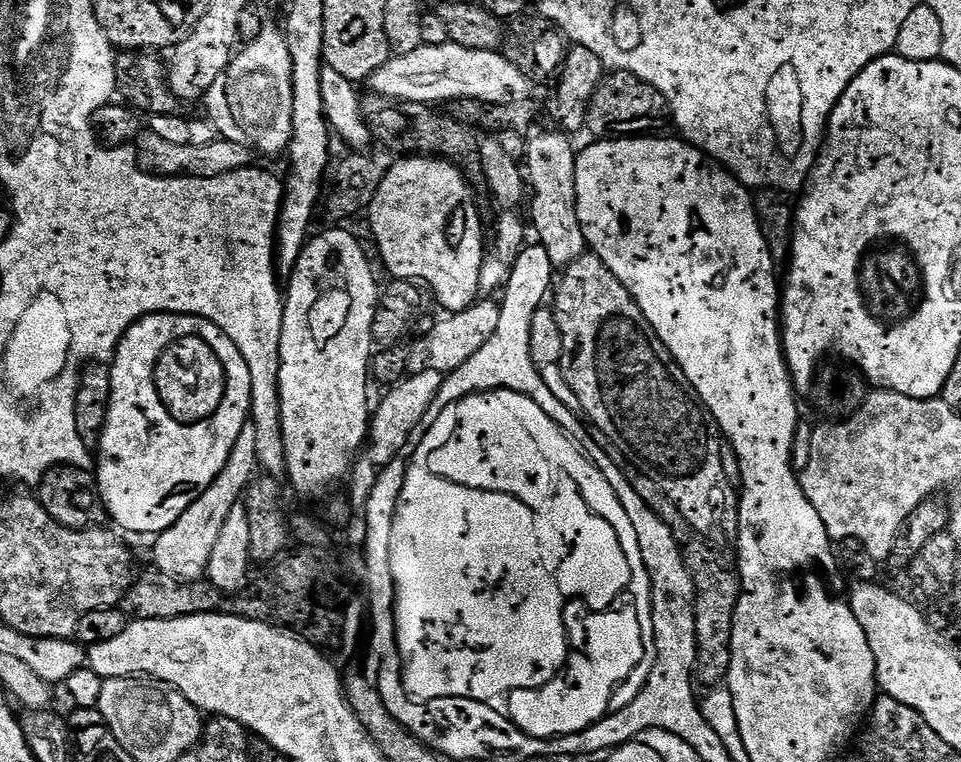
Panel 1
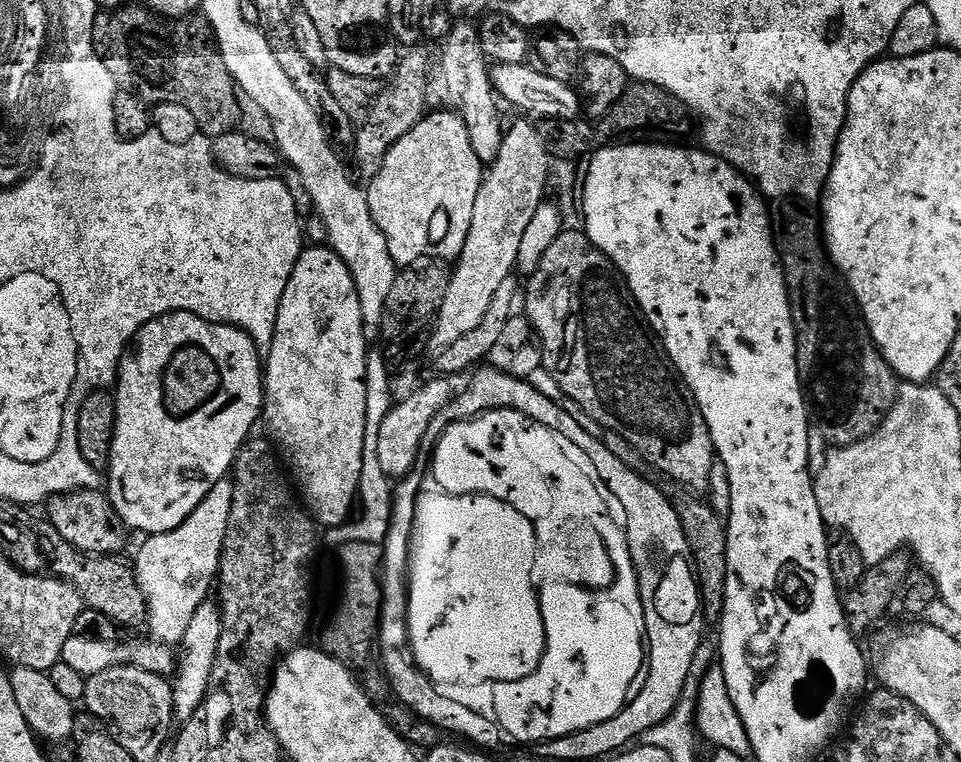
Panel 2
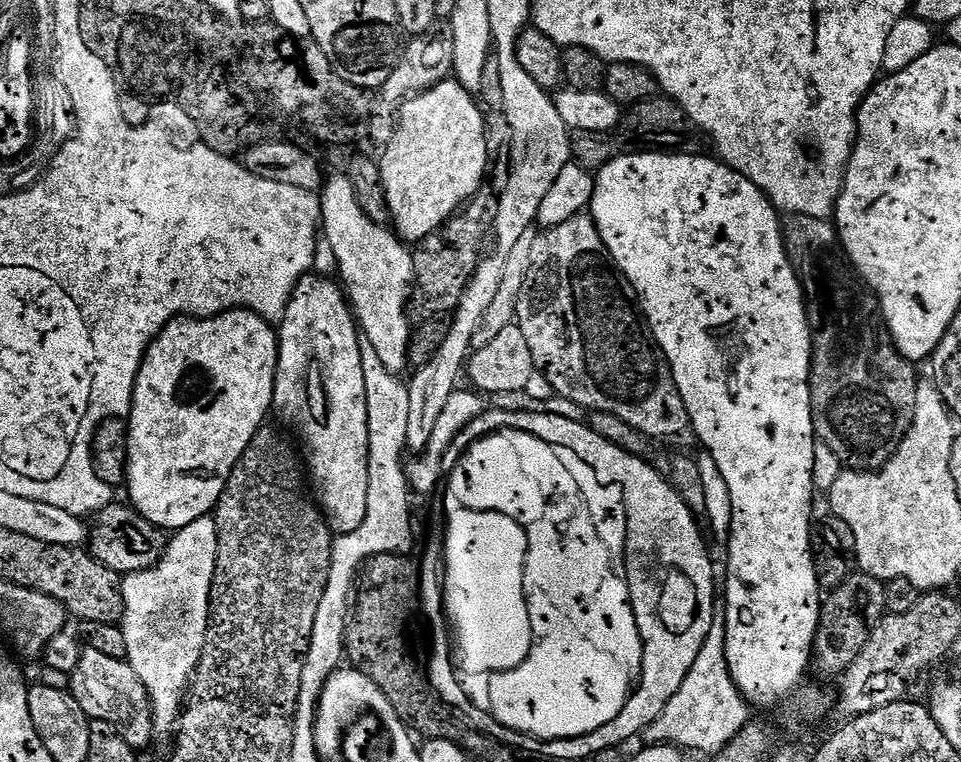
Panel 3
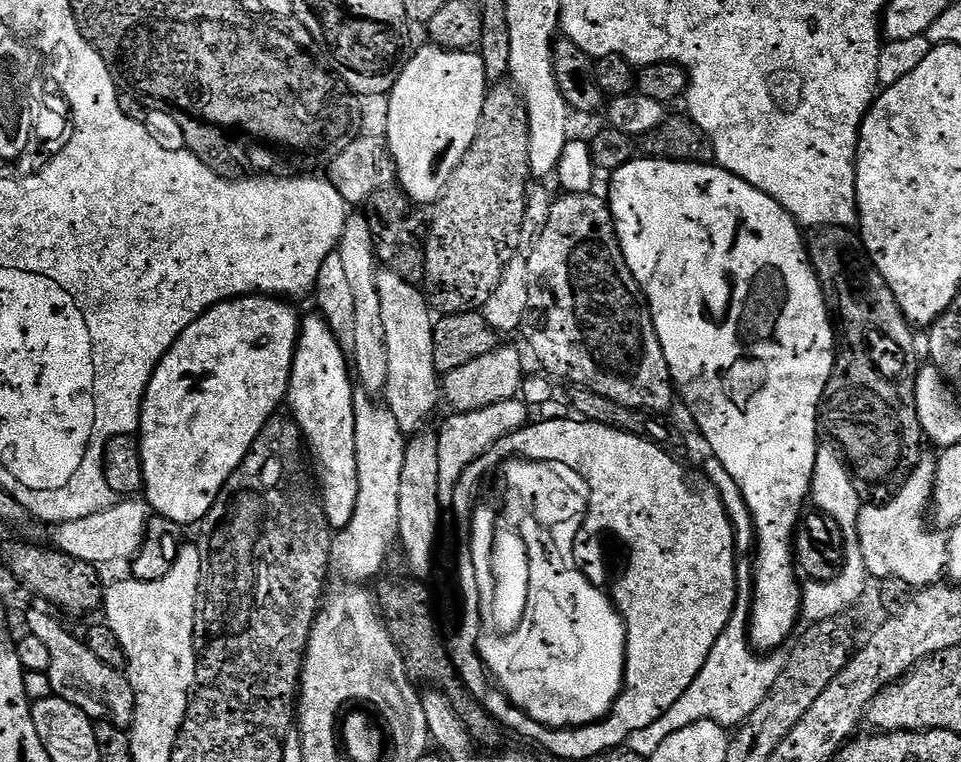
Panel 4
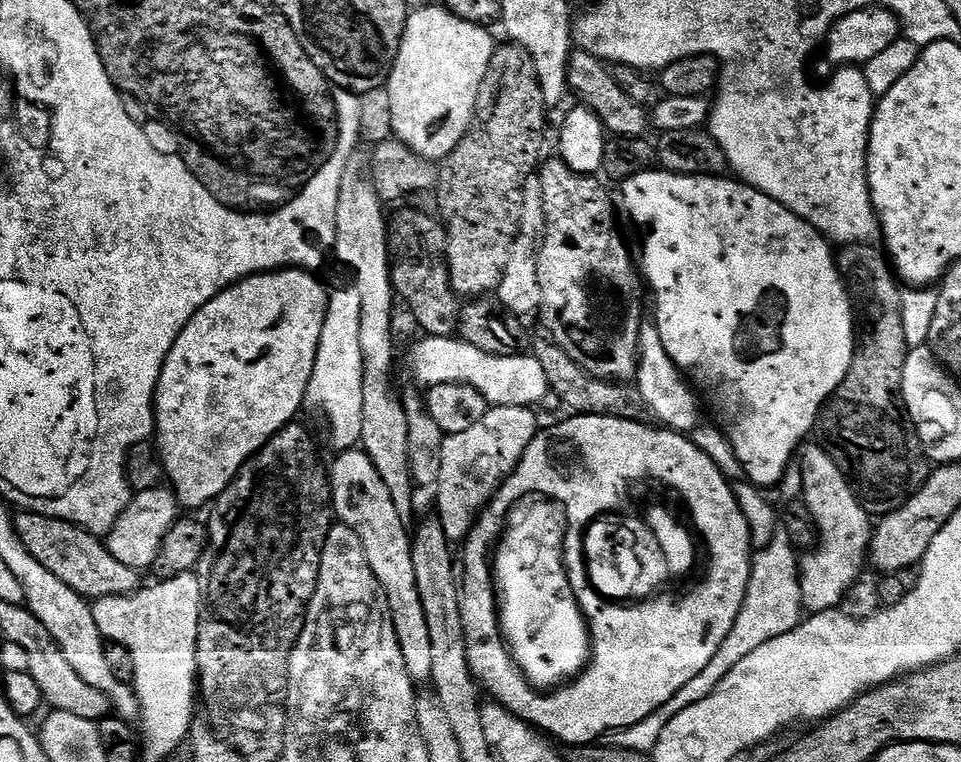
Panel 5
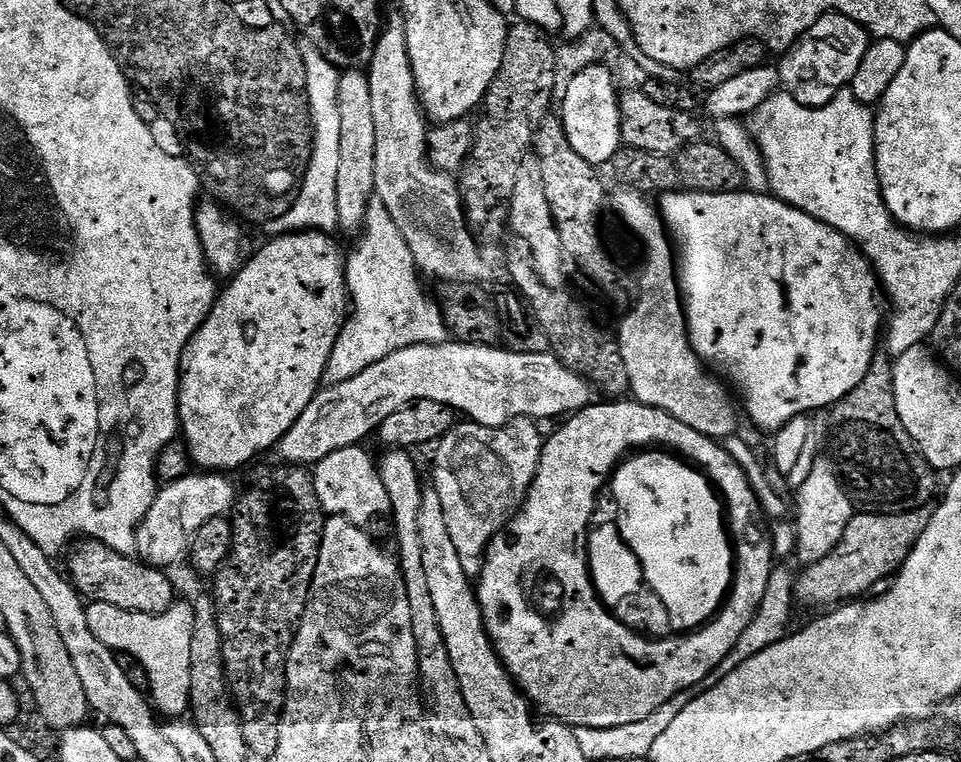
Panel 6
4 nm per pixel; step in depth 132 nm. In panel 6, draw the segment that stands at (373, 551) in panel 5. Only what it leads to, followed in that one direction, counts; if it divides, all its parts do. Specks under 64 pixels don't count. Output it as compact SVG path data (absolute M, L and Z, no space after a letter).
M357 446L355 448L343 448L334 450L326 458L322 458L319 464L315 465L312 472L314 490L318 494L318 502L324 508L328 516L345 516L354 526L358 526L363 532L373 538L389 535L392 532L392 507L390 497L386 495L386 486L382 486L380 469L377 461L367 452L367 447Z

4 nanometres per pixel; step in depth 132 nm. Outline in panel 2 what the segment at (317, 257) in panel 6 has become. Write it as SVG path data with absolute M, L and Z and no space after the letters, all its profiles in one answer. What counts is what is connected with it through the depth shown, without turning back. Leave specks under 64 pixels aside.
M171 312L165 316L154 318L138 330L124 357L120 359L120 375L114 385L116 398L116 429L112 443L112 457L108 460L106 473L106 495L111 500L114 510L127 524L133 533L144 532L148 536L160 536L163 532L174 530L194 514L194 510L214 490L219 480L225 479L233 471L236 455L243 444L247 444L253 435L252 427L261 419L264 410L264 370L261 349L248 332L229 324L215 324L203 316L195 316L189 312Z

